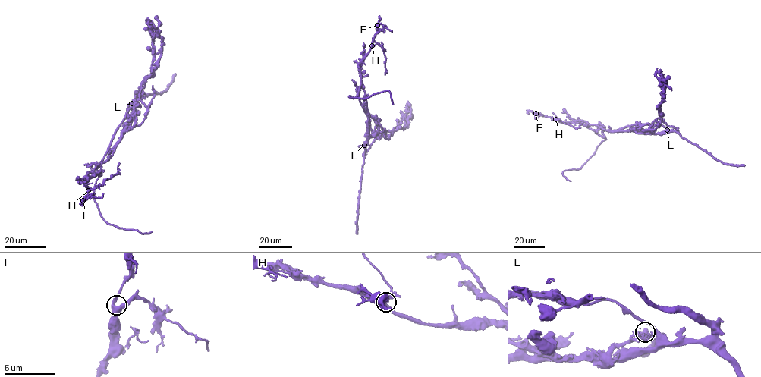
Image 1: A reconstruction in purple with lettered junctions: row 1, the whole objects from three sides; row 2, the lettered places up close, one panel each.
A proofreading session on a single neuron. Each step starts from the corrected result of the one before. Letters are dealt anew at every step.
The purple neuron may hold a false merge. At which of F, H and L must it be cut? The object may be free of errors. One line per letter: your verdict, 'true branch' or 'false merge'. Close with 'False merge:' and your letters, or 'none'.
F: true branch
H: true branch
L: false merge
False merge: L

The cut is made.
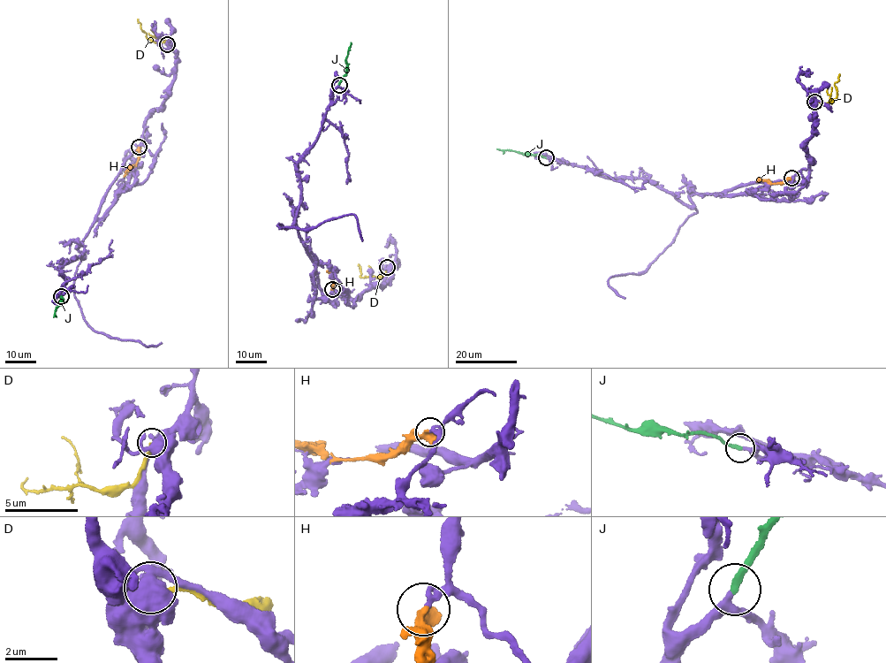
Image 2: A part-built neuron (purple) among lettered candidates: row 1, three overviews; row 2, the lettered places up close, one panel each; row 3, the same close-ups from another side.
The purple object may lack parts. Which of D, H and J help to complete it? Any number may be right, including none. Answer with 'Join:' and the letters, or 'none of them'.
Join: J

